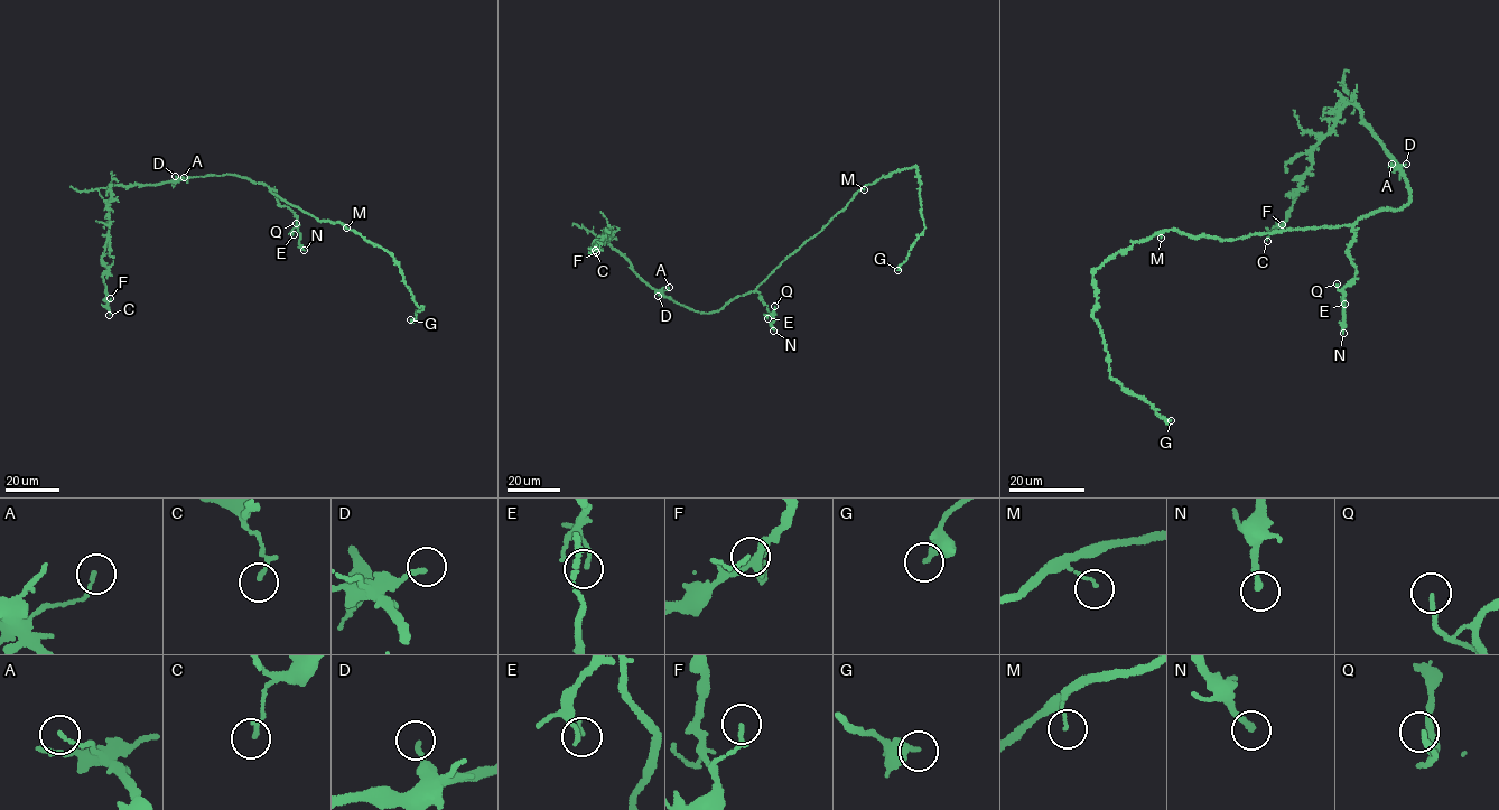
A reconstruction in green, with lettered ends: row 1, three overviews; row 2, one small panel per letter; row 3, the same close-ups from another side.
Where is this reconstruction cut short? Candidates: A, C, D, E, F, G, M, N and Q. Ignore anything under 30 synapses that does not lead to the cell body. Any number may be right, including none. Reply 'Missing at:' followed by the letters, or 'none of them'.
Missing at: N

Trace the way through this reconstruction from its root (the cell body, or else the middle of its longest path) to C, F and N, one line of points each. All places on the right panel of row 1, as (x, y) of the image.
C: (1327, 226), (1411, 201), (1403, 171), (1353, 104), (1340, 110), (1315, 147), (1288, 219), (1267, 241)
F: (1327, 226), (1411, 201), (1403, 171), (1353, 104), (1340, 110), (1313, 149), (1282, 224)
N: (1327, 226), (1353, 224), (1355, 240), (1348, 254), (1356, 271), (1343, 290), (1343, 333)

